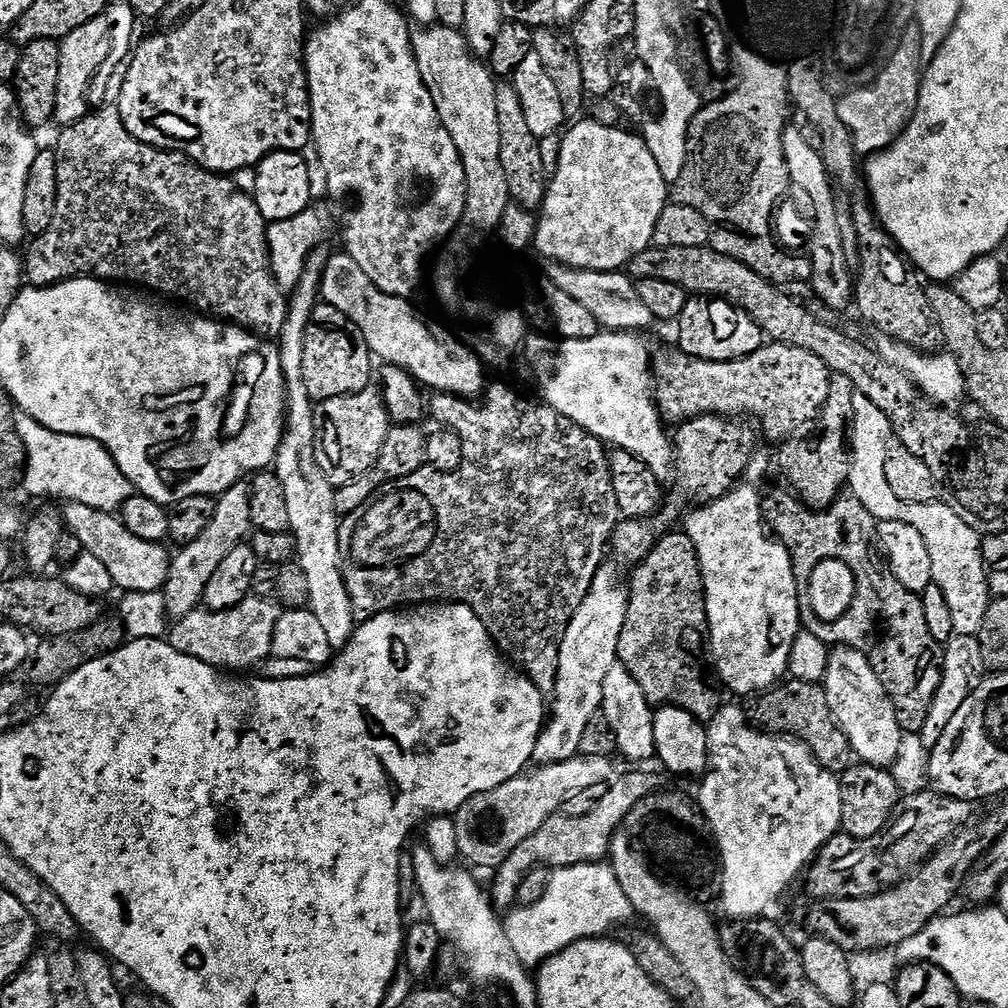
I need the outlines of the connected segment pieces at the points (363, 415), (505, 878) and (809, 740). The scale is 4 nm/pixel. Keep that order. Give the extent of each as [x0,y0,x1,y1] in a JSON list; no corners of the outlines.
[[315,386,390,486],[490,772,661,908],[742,678,854,774]]

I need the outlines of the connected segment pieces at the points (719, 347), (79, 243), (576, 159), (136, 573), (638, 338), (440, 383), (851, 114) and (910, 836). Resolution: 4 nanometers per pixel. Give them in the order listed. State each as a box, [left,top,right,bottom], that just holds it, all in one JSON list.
[[678,295,766,362],[22,106,289,338],[534,118,670,272],[62,503,170,592],[526,330,674,474],[320,254,486,398],[837,25,924,154],[806,790,973,902]]

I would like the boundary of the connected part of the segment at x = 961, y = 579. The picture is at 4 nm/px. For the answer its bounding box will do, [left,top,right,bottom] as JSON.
[847,395,990,637]

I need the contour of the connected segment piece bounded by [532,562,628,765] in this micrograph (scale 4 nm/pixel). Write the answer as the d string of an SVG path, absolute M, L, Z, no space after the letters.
M605 562L598 569L590 592L576 610L559 647L556 688L550 697L550 715L534 746L533 761L537 765L553 764L578 755L582 733L593 727L601 711L602 682L618 662L618 639L625 625L628 609L627 587L620 582L619 567Z

